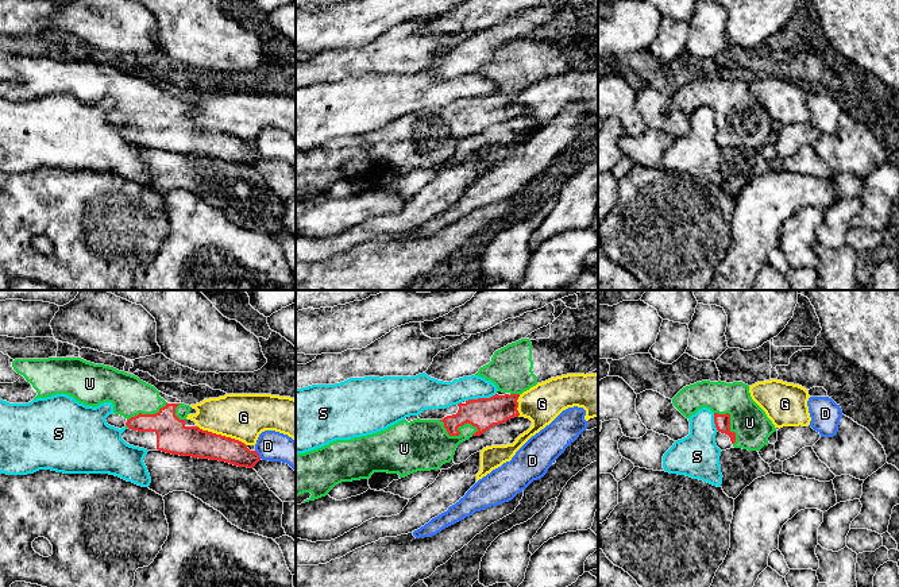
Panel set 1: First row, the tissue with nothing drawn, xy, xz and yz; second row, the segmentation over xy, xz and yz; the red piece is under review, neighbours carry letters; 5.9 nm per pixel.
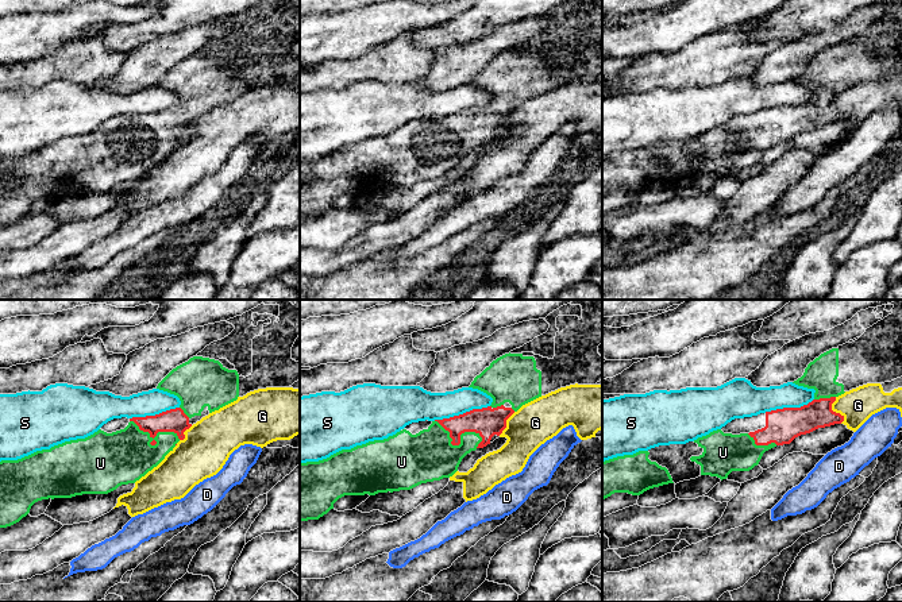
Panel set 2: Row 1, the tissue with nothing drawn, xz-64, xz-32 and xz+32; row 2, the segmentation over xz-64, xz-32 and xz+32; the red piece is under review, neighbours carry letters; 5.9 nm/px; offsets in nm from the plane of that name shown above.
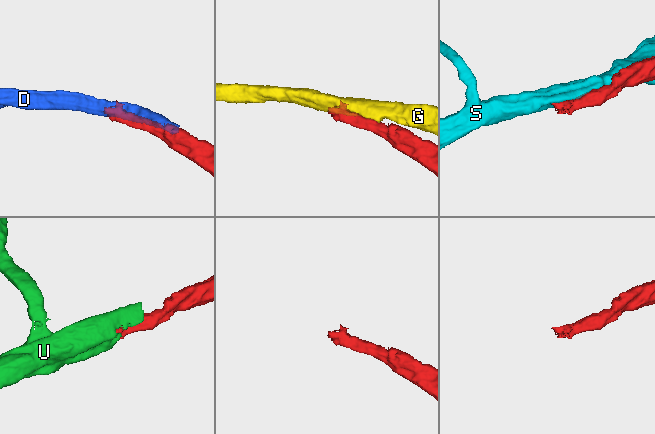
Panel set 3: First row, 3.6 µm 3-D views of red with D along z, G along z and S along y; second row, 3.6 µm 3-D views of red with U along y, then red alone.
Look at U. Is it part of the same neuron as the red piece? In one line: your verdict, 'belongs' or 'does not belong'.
belongs

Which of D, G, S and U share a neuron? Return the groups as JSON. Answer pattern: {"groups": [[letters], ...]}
{"groups": [["D"], ["G"], ["S"], ["U"]]}

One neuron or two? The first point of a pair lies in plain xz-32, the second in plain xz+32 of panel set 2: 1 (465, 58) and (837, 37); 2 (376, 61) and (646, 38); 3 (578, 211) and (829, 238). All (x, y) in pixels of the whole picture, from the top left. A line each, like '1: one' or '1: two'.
1: one
2: two
3: two

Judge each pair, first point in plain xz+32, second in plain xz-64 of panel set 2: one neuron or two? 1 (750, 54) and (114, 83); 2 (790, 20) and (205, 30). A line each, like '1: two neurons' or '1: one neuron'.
1: two neurons
2: two neurons

